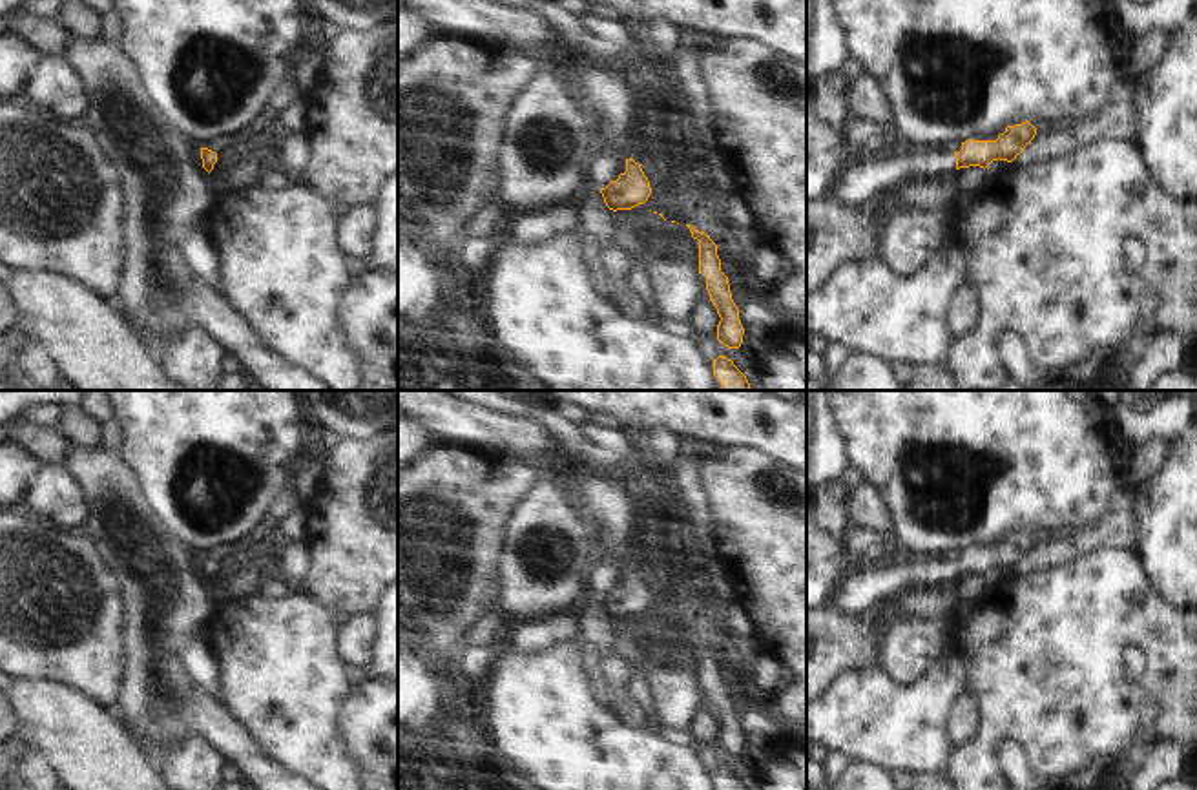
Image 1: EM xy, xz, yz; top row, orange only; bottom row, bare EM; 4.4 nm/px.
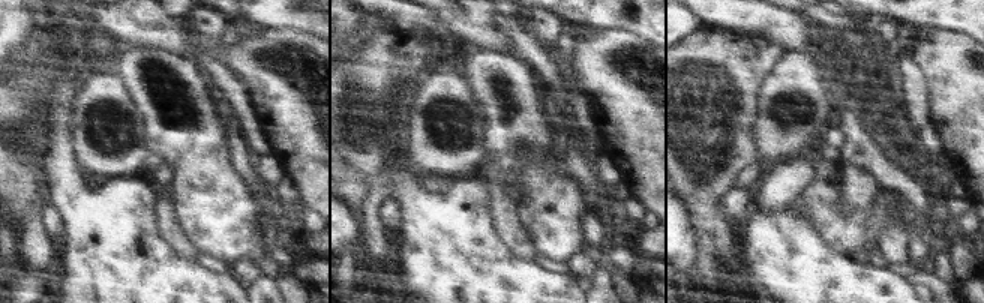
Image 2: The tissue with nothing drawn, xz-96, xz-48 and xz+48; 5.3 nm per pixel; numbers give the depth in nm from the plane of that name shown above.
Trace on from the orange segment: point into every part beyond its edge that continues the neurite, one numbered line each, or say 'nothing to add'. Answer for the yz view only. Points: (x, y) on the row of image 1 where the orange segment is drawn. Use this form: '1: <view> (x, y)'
1: yz (860, 185)

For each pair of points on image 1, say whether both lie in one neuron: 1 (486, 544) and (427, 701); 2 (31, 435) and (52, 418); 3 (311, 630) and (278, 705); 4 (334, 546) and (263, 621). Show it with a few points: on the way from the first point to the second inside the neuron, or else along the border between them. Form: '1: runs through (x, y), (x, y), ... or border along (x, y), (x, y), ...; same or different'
1: border along (429, 661), (440, 681), (442, 697); different
2: border along (22, 418), (57, 427); different
3: runs through (292, 648), (280, 661), (280, 686); same
4: border along (298, 586), (323, 608); different

